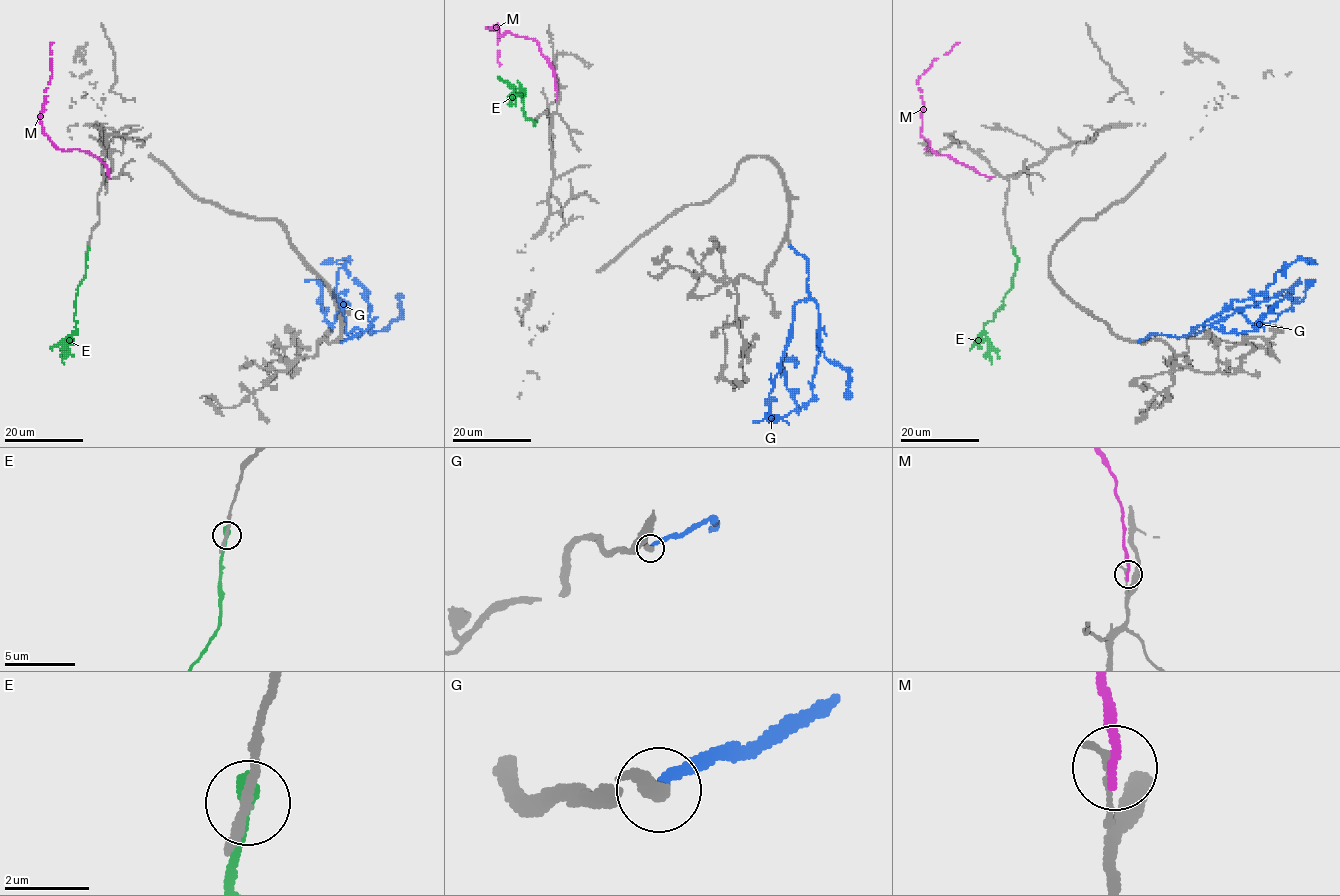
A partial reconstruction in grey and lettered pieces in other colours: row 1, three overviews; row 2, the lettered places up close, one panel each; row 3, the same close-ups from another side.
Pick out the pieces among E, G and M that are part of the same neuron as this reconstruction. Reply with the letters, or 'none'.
G

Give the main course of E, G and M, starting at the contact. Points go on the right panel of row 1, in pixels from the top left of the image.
E: (1013, 249), (1017, 259), (1011, 288), (994, 318), (983, 327), (992, 365)
G: (1139, 342), (1150, 334), (1199, 331), (1233, 299), (1261, 295), (1284, 266), (1298, 259), (1315, 264)
M: (991, 177), (948, 155), (926, 150), (929, 143), (921, 132), (924, 108), (918, 78), (933, 61), (959, 42)

